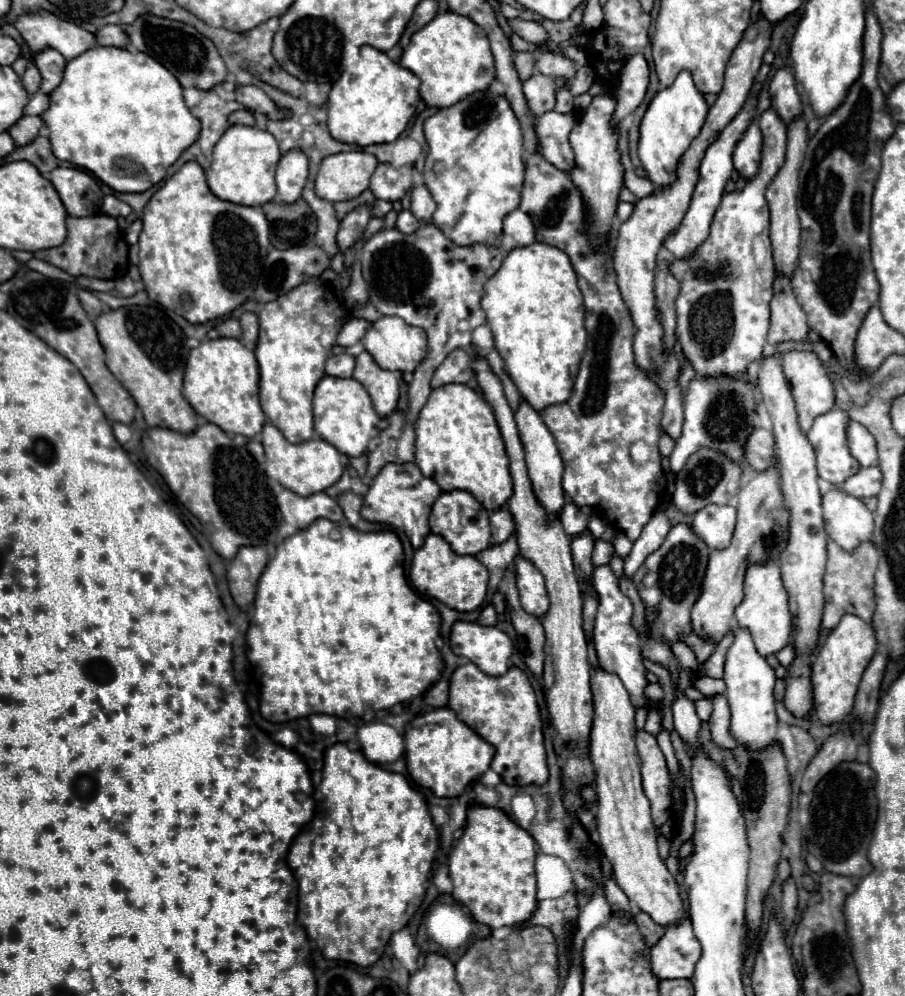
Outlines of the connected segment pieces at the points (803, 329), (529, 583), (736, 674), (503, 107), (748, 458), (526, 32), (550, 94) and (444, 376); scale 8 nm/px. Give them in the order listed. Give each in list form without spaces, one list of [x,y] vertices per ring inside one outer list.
[[[776,276],[774,282],[774,298],[770,302],[770,332],[768,342],[808,342],[808,322],[802,308],[796,304],[792,296],[792,286],[788,278]]]
[[[524,558],[516,560],[516,584],[520,590],[522,608],[542,620],[550,608],[550,598],[544,586],[544,576]]]
[[[734,628],[734,644],[728,650],[726,656],[726,698],[732,710],[732,720],[730,720],[730,734],[736,738],[736,742],[748,750],[766,750],[770,746],[774,746],[776,740],[776,732],[778,732],[778,720],[776,720],[776,712],[774,712],[774,670],[768,666],[766,658],[762,658],[754,644],[752,638],[748,634],[748,630],[744,628]]]
[[[490,90],[474,92],[430,116],[424,134],[428,140],[424,184],[436,202],[432,224],[458,246],[494,246],[504,216],[520,204],[526,172],[522,130],[510,102]]]
[[[754,428],[744,444],[744,462],[750,470],[764,470],[768,462],[776,460],[774,436],[770,430]]]
[[[512,18],[512,20],[508,20],[508,24],[510,24],[510,28],[512,28],[518,36],[522,36],[524,40],[528,40],[528,42],[532,42],[532,44],[538,44],[538,46],[550,46],[550,44],[548,44],[548,34],[546,34],[546,30],[544,30],[540,24],[536,24],[534,20]]]
[[[534,74],[524,82],[524,98],[528,104],[528,110],[534,118],[540,118],[542,114],[554,110],[554,80],[548,80],[548,76]]]
[[[460,348],[452,350],[446,356],[446,360],[436,368],[430,386],[440,388],[446,384],[468,384],[468,380],[472,378],[468,360],[470,360],[470,356],[464,350],[460,350]]]

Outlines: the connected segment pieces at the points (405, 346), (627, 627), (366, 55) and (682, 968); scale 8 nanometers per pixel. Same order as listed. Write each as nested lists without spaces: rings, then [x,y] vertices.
[[[382,316],[372,324],[372,328],[364,336],[364,348],[374,356],[376,364],[384,370],[392,372],[414,372],[416,366],[428,356],[428,338],[422,328],[414,328],[404,324],[404,320],[396,316]]]
[[[596,566],[592,572],[592,582],[598,594],[598,614],[596,614],[596,624],[594,624],[594,644],[598,652],[598,662],[604,670],[616,672],[620,680],[624,682],[626,690],[630,692],[632,704],[636,708],[646,706],[648,700],[644,698],[644,686],[648,684],[646,680],[646,668],[642,664],[642,654],[640,654],[640,638],[638,632],[632,628],[632,604],[630,600],[620,592],[618,580],[612,574],[610,566]]]
[[[372,46],[360,48],[360,60],[344,70],[328,96],[328,130],[338,142],[370,146],[394,142],[416,112],[420,80],[416,74],[392,62],[386,52]]]
[[[684,906],[682,918],[676,924],[670,924],[658,944],[650,948],[650,968],[660,980],[690,978],[700,956],[702,946],[692,932],[690,906]]]

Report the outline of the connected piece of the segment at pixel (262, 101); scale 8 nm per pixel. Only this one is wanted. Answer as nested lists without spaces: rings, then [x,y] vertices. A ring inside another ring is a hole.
[[[238,86],[236,100],[240,104],[244,104],[248,110],[264,114],[270,120],[284,120],[284,118],[288,118],[288,112],[282,110],[282,108],[278,108],[270,100],[270,96],[266,92],[262,92],[260,88],[256,88],[256,86]]]

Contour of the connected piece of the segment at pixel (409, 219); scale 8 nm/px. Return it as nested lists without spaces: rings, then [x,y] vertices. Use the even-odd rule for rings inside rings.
[[[402,210],[402,212],[398,214],[396,228],[398,228],[400,232],[404,232],[404,234],[412,234],[412,232],[416,232],[416,230],[420,228],[420,222],[418,222],[418,218],[416,218],[410,210]]]

